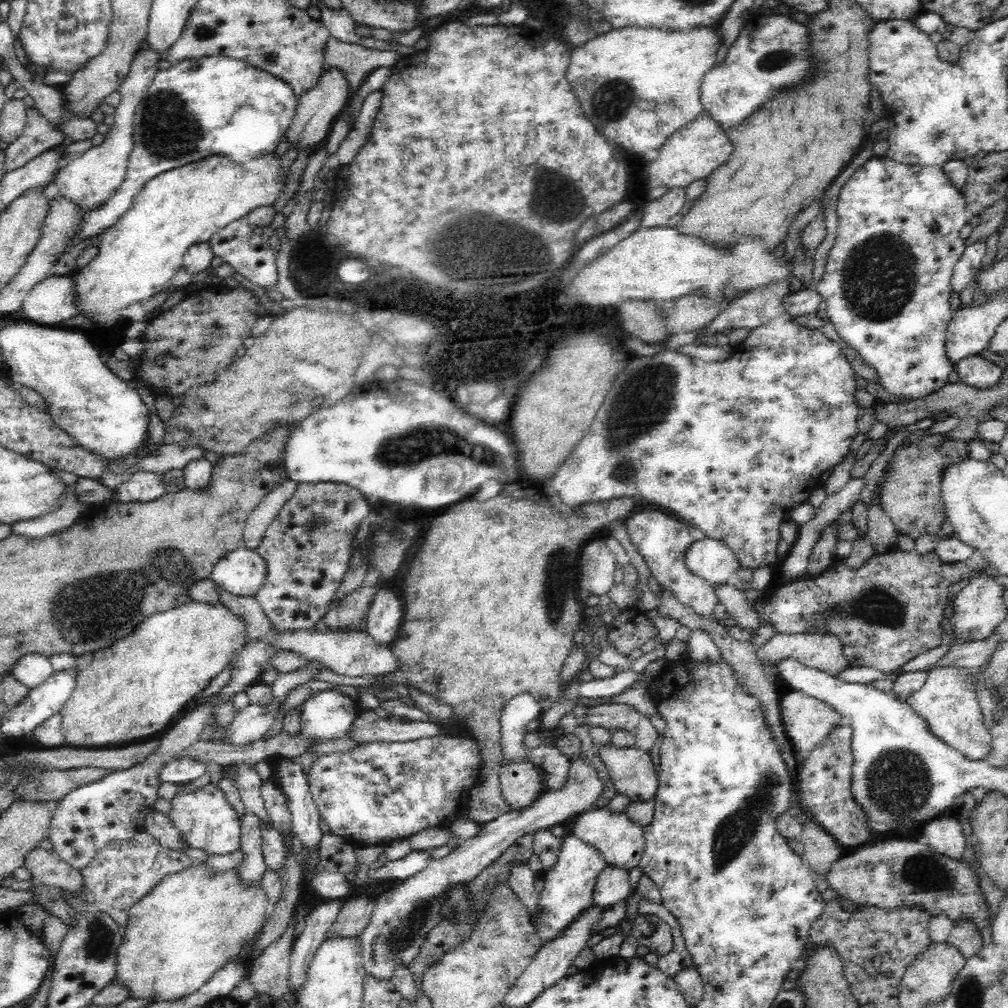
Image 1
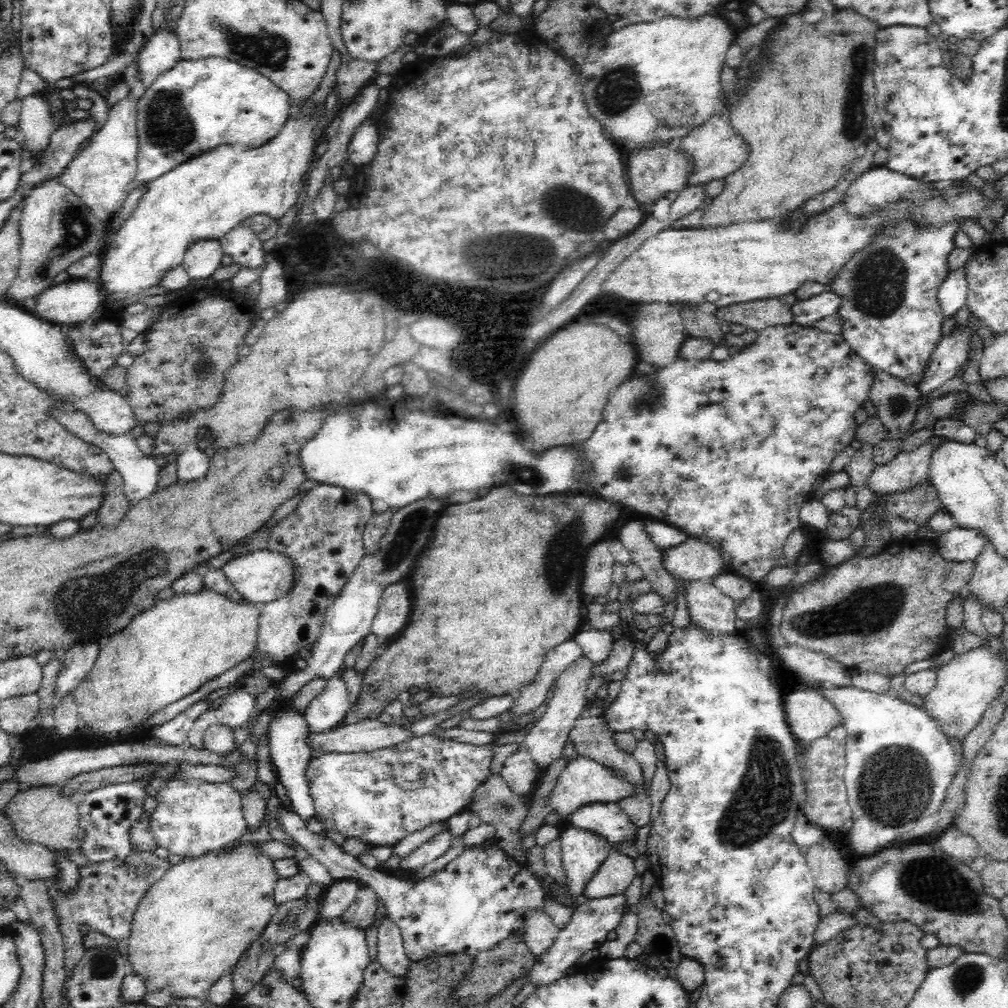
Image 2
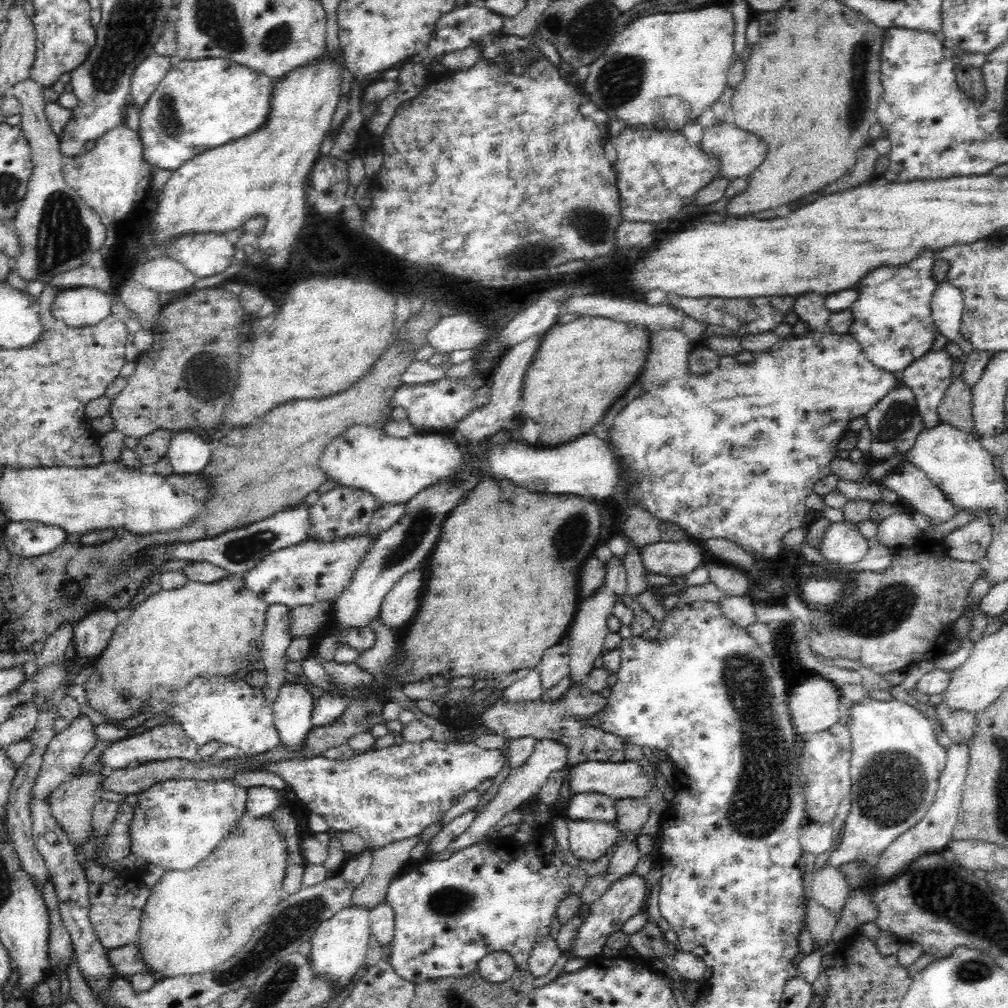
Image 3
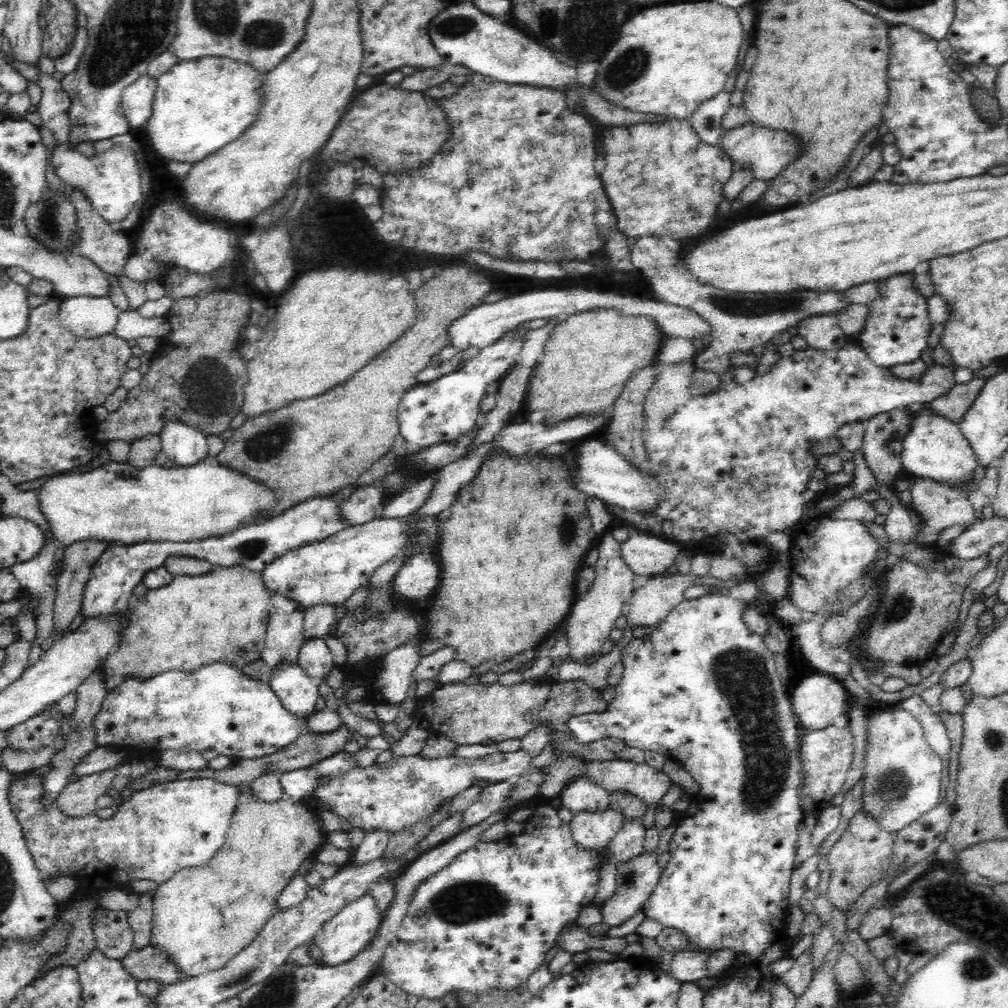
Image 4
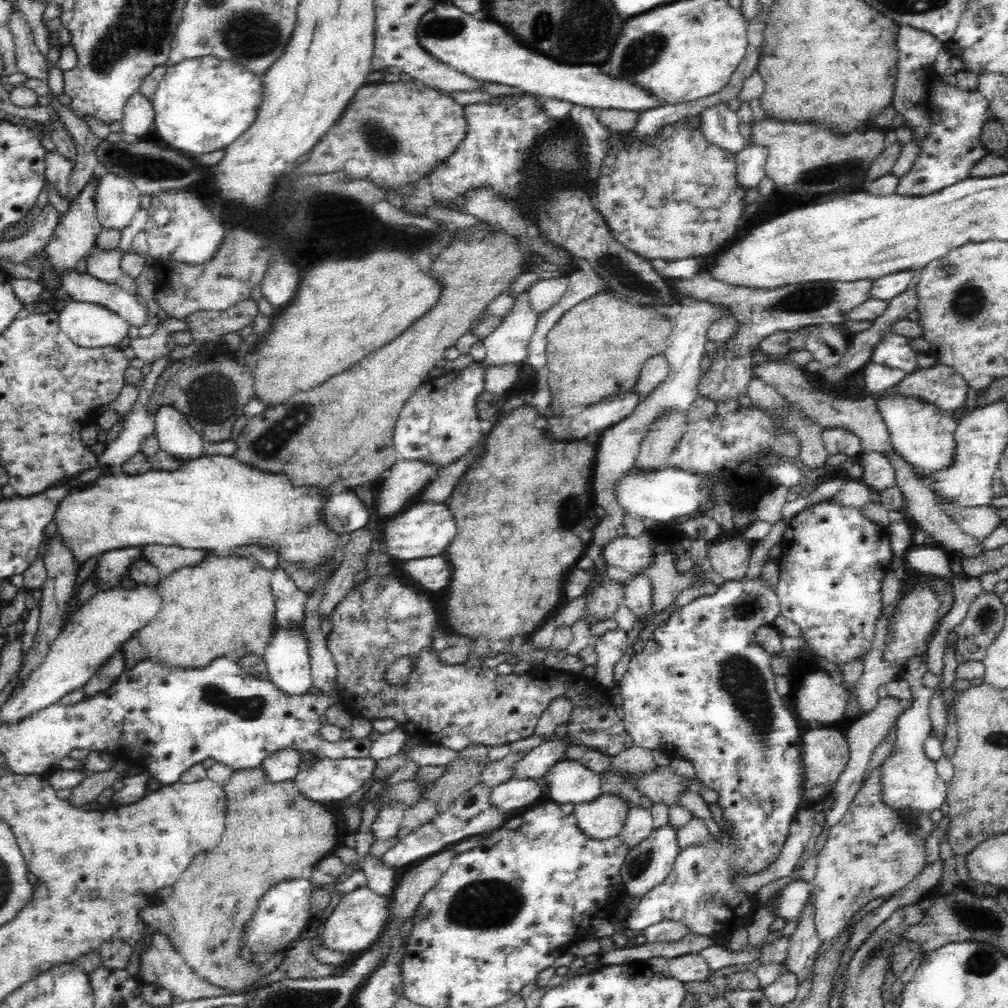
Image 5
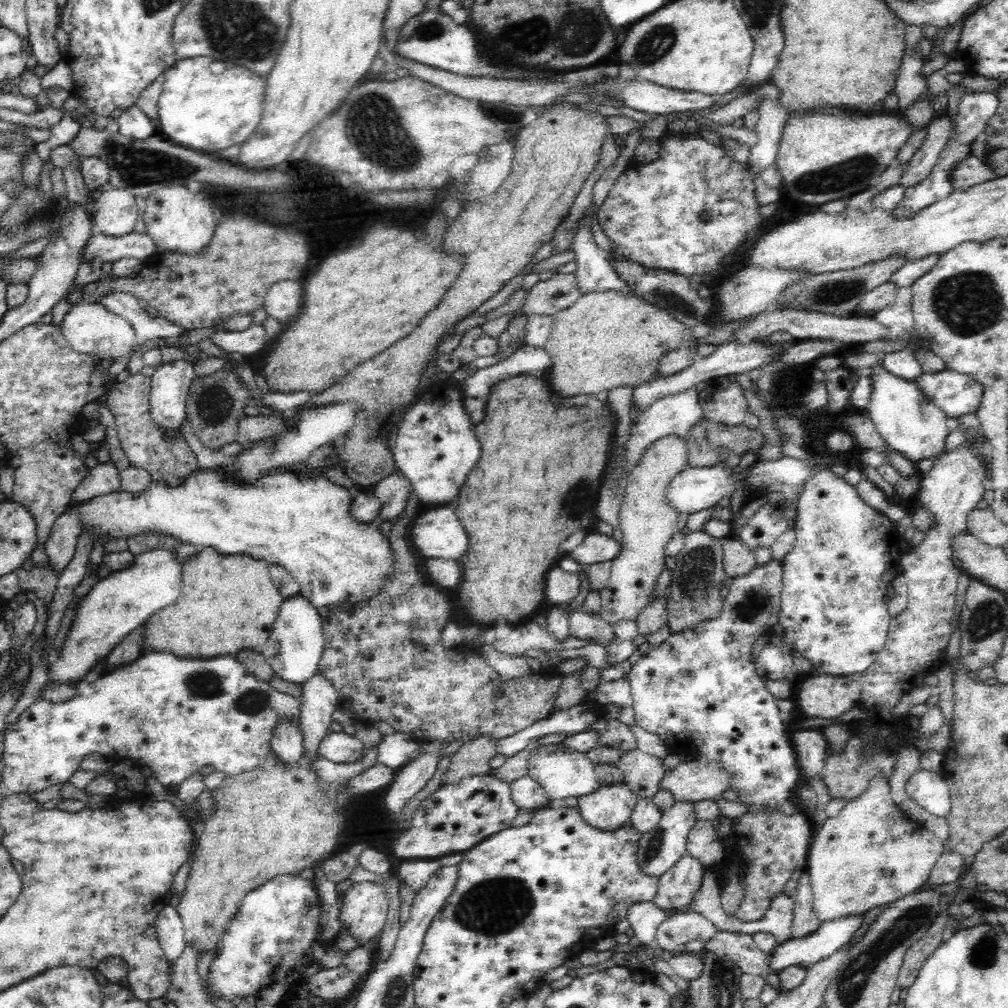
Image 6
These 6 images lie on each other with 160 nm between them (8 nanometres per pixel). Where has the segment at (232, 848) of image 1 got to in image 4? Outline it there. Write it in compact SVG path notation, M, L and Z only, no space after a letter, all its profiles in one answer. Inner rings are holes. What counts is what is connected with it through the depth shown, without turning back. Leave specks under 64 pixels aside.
M20 776L20 778L16 778L16 780L12 782L12 786L10 786L10 792L8 792L10 807L12 807L12 811L14 811L16 818L19 820L20 827L25 834L28 850L32 853L35 865L41 873L45 876L49 876L50 874L51 876L68 876L68 878L74 878L74 880L76 880L76 884L78 884L76 893L66 900L64 904L71 905L75 902L80 903L85 899L94 899L96 901L98 906L96 906L96 910L94 910L90 916L91 920L94 920L94 914L98 914L98 912L103 910L102 904L100 904L100 898L101 895L108 892L108 890L125 890L131 893L133 892L130 886L132 880L152 880L152 882L156 882L159 885L162 884L162 882L170 880L176 872L183 868L192 868L192 866L202 866L202 864L206 864L225 844L227 832L232 824L232 817L236 812L236 808L238 808L238 800L240 800L240 789L231 786L231 784L222 784L219 781L208 778L176 780L157 784L157 786L153 788L125 794L125 799L123 803L119 805L118 811L109 818L102 819L98 817L96 812L81 817L68 817L60 811L56 801L48 806L48 808L45 808L42 802L42 798L45 796L43 784L43 776Z

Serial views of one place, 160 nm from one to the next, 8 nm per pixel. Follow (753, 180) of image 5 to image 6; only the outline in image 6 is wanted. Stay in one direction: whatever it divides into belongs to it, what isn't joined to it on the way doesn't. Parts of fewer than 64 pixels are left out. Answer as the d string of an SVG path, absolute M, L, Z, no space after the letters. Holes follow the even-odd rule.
M770 98L762 99L757 109L759 120L754 130L757 133L758 141L749 148L748 172L750 168L761 172L766 166L776 165L784 124L790 117L786 107Z

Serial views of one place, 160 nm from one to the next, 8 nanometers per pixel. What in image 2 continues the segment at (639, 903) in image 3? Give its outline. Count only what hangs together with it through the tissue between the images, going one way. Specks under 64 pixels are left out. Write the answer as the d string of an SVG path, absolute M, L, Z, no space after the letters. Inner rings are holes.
M616 894L616 896L586 899L580 902L574 910L570 921L566 926L560 929L556 940L551 944L546 952L536 958L537 962L533 965L532 970L527 973L525 983L533 986L546 987L558 980L561 976L569 974L576 967L576 961L588 950L599 948L600 944L607 940L610 931L614 931L620 924L624 914L627 914L628 902L626 894Z

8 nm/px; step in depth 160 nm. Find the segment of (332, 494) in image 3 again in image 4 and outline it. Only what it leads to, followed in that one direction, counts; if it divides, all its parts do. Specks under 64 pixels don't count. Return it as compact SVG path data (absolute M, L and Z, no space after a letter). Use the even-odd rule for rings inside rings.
M358 487L349 497L341 500L342 517L350 526L366 524L376 518L376 507L383 500L381 487Z

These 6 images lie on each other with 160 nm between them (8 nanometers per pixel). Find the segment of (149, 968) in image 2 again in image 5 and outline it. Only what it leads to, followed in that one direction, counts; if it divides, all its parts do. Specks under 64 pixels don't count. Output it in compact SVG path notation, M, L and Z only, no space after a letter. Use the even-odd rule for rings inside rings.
M260 767L235 771L224 785L228 806L225 830L220 844L212 852L202 852L192 860L188 868L173 884L169 897L160 900L172 915L172 932L168 940L178 951L196 976L222 987L230 993L245 993L256 987L260 979L272 972L284 960L284 951L274 954L260 966L251 963L249 954L242 949L241 936L247 922L254 916L258 900L272 886L286 879L305 878L322 858L330 855L340 845L336 815L322 804L312 802L298 793L295 780L271 782Z

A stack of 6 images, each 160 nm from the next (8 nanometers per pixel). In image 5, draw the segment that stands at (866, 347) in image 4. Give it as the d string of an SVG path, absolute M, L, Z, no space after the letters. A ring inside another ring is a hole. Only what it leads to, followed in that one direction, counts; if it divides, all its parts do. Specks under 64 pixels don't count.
M896 333L886 334L873 349L871 362L890 368L898 368L906 374L918 369L918 352L910 346L909 338Z

